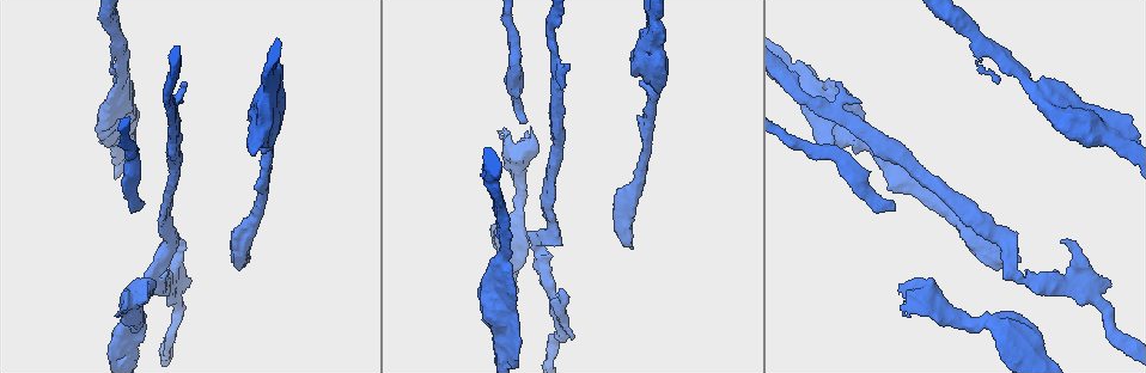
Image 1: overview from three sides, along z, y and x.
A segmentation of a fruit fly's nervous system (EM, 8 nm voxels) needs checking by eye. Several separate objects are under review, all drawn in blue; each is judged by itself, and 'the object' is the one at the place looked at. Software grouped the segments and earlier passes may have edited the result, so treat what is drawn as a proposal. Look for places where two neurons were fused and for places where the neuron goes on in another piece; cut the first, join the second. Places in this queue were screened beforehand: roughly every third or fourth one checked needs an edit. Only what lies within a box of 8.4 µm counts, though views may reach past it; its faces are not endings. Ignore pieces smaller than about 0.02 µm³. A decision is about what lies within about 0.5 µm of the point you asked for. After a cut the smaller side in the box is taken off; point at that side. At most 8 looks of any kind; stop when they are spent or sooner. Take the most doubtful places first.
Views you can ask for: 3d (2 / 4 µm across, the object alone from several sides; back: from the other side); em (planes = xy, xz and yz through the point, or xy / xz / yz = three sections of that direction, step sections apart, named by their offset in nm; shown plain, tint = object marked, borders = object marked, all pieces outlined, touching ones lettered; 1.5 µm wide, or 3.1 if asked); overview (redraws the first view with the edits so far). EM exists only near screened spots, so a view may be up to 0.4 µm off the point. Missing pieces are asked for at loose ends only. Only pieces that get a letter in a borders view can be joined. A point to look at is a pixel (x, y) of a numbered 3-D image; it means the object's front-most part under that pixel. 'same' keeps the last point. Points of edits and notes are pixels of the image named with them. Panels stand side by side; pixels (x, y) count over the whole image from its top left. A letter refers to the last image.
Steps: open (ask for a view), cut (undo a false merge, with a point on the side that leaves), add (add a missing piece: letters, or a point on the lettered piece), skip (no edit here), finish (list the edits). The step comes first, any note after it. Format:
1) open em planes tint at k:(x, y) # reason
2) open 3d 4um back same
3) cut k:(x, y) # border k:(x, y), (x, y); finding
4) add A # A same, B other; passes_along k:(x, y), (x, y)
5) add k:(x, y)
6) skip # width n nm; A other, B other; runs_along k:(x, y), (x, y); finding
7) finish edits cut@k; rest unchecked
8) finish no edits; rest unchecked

open 3d 4um at 1:(137, 210) # free end

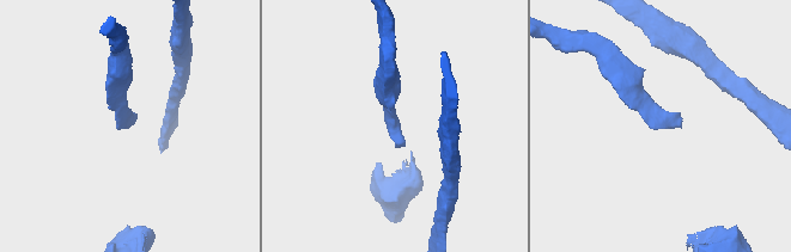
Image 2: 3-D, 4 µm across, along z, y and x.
open em planes borders at 2:(400, 146)

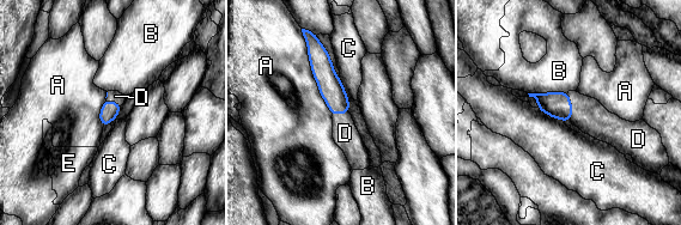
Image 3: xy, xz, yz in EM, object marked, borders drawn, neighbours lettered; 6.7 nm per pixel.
add D # A other, B other, C other, D same, E other; passes_along 3:(558, 105), (572, 107), (589, 115); the neuron continues

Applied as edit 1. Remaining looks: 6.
open em planes borders at 1:(864, 143) # four arms meet

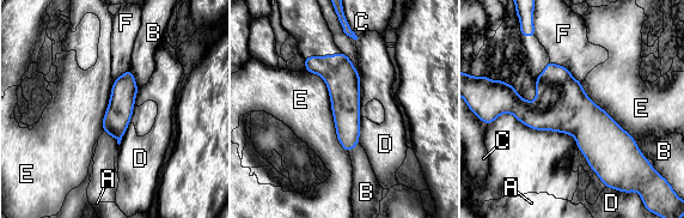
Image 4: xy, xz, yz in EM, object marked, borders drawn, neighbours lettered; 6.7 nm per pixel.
skip # A other, B other, C other, D other, E other, F other; runs_along 4:(482, 107), (622, 134); all the same neuron

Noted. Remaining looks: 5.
open em xy step 8 borders at 1:(172, 285)

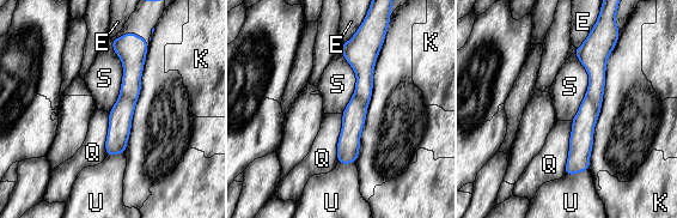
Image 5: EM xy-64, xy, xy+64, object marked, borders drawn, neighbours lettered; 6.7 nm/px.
open em planes borders same

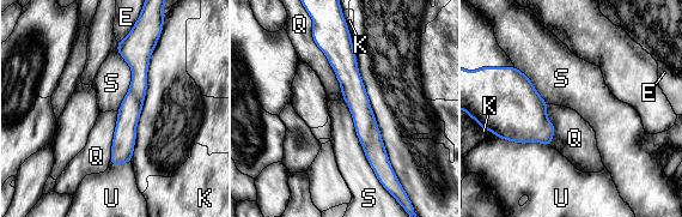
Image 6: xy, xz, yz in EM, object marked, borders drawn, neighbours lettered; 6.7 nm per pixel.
skip # E other, K other, Q other, S other, U other; border 6:(341, 94), (364, 155), (384, 188); one neuron here

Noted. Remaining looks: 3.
finish edits add@3; rest unchecked

